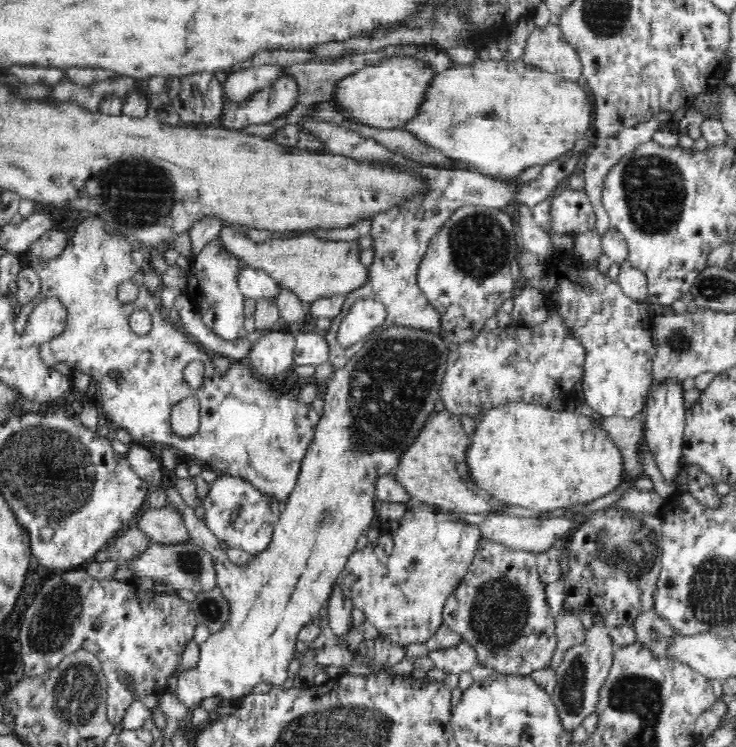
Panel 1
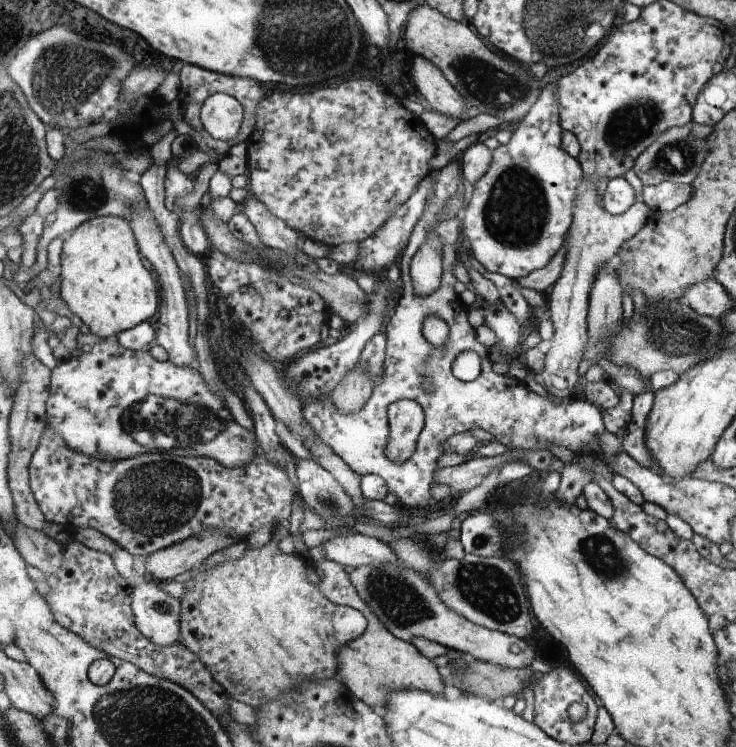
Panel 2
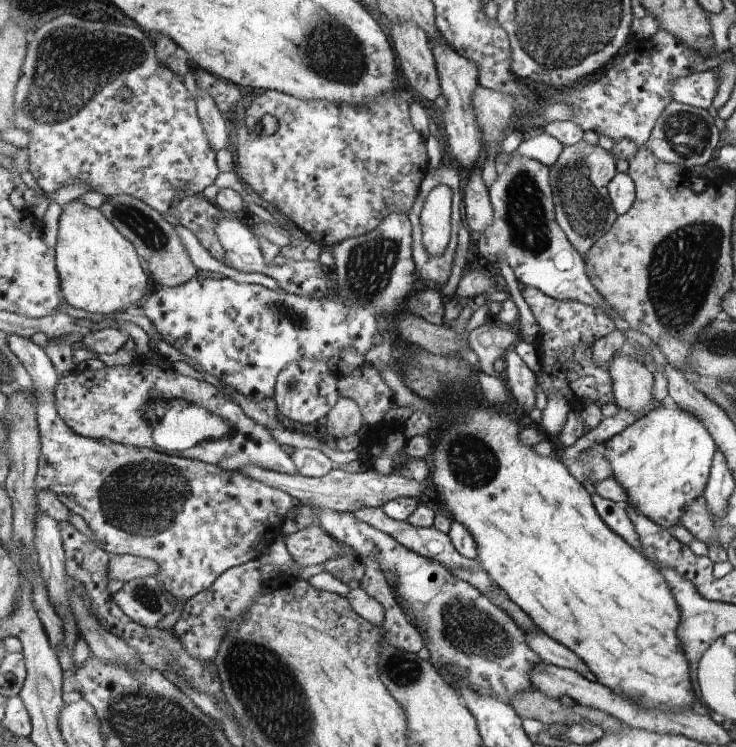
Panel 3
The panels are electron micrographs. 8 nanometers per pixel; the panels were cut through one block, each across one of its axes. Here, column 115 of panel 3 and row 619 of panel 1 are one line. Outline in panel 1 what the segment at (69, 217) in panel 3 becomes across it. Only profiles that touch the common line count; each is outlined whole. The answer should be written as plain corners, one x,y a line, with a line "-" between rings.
395,325
388,329
378,330
377,333
353,349
353,357
346,362
346,364
333,370
331,376
326,380
326,390
324,390
323,397
324,412
320,414
320,420
318,420
318,424
316,424
316,428
314,428
314,436
312,436
312,440
310,440
310,444
308,444
308,448
306,448
306,454
304,458
302,458
296,486
294,490
290,492
288,500
283,504
280,518
275,522
272,539
270,544
268,544
268,548
253,555
252,560
250,560
247,565
236,566
228,558
227,553
217,547
219,541
206,526
206,523
196,516
194,513
195,507
192,507
182,498
182,495
176,490
176,487
168,486
168,488
164,488
168,504
175,508
175,510
180,513
180,516
182,516
182,519
184,519
184,524
186,525
186,530
192,543
206,550
213,557
217,587
220,589
220,593
222,593
224,599
228,601
228,609
230,609
230,614
228,614
228,620
226,620
224,628
220,628
218,632
211,633
210,637
205,642
198,644
200,647
200,660
196,668
182,670
177,676
177,686
174,690
174,695
176,695
176,699
178,699
186,709
196,708
196,706
200,706
202,700
212,698
212,696
218,696
220,703
218,712
211,713
213,720
214,717
217,717
221,713
235,708
239,700
250,693
258,682
268,682
268,684
277,686
283,685
285,680
288,680
288,664
290,664
290,660
292,660
294,656
299,632
318,614
320,608
324,608
324,606
328,604
333,588
340,582
341,573
346,566
348,557
355,551
359,536
364,530
368,530
370,524
372,524
372,518
374,518
374,514
377,512
374,506
374,501
376,500
376,485
374,485
376,484
376,478
378,478
380,474
391,474
394,472
394,468
396,468
396,464
398,464
398,460
400,460
400,454
410,446
410,442
414,440
415,436
418,436
422,424
426,422
426,418
434,411
434,403
439,399
439,389
442,385
444,372
447,369
448,353
448,341
445,340
442,335
408,326
402,327
402,325

